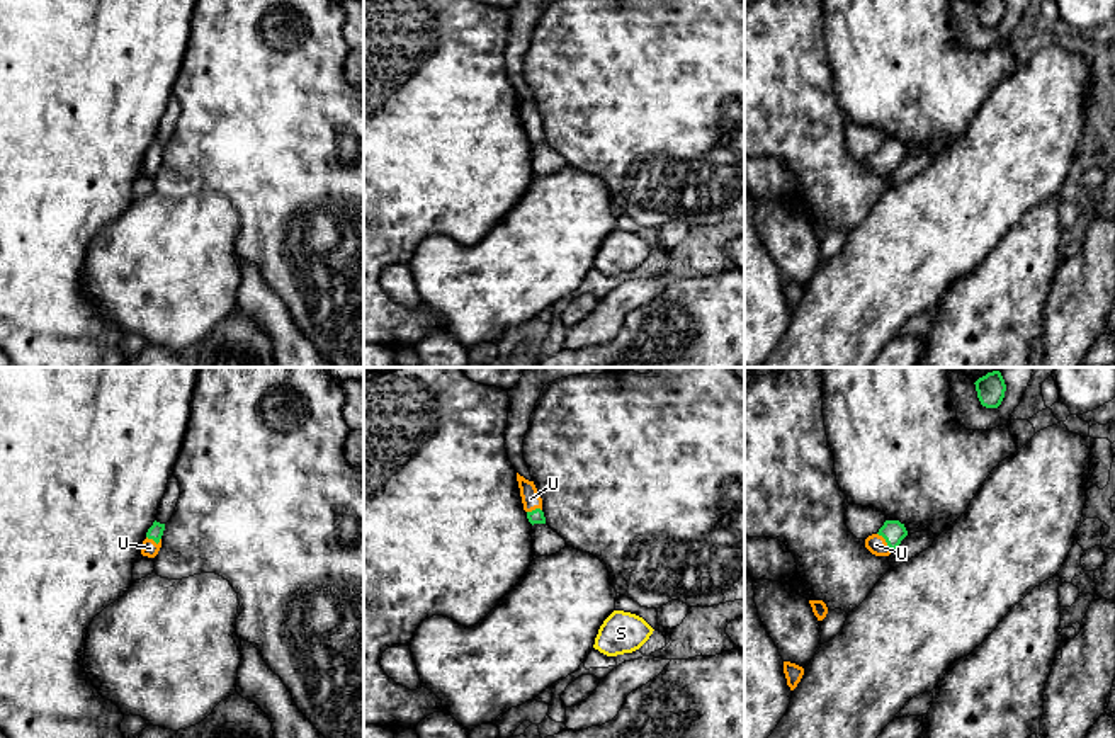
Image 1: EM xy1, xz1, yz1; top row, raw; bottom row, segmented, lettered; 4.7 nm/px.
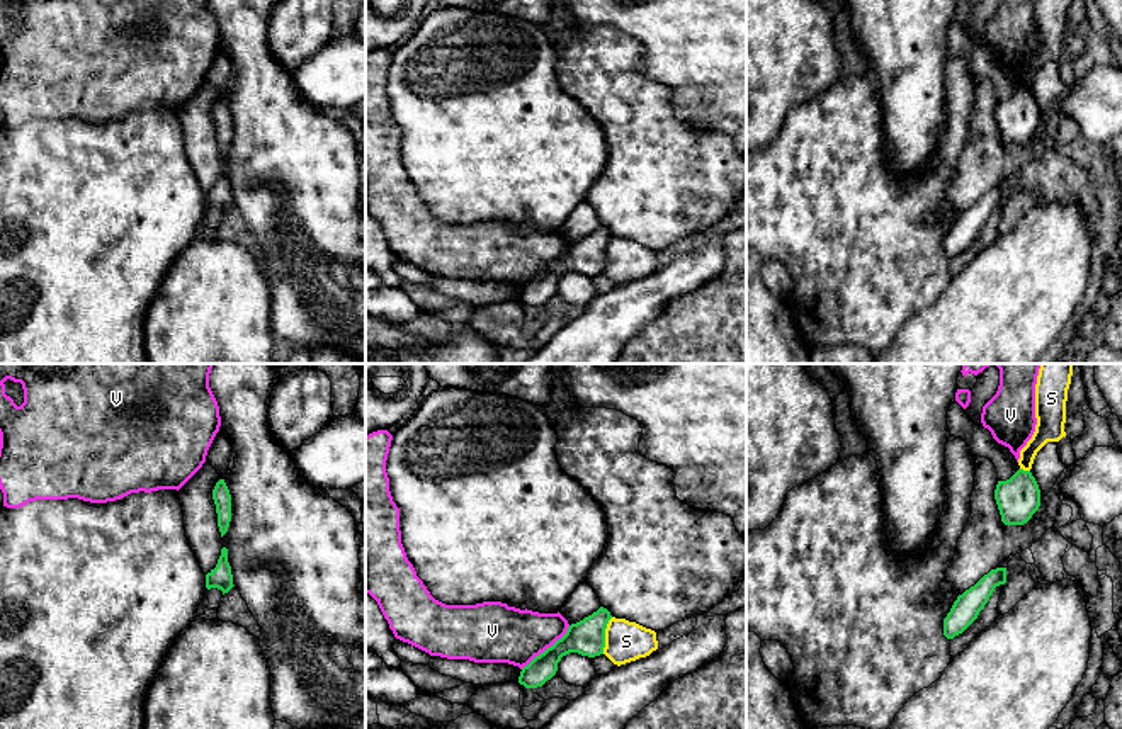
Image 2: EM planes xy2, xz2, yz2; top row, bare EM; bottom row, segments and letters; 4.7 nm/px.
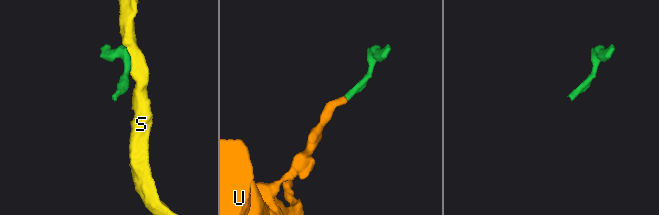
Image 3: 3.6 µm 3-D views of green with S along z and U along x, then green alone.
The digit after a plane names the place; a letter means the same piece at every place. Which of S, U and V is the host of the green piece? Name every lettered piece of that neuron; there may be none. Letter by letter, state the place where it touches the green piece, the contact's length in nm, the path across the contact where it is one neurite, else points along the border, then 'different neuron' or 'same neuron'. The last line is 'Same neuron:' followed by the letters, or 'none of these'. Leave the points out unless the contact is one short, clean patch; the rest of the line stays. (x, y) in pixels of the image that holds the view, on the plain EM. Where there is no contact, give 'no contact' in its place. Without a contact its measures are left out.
S: meets green in xz2 at (604, 255); contact 180 nm long; border along xz2 (612, 237), (606, 247), (602, 272); different neuron
U: meets green in yz1 at (886, 160); contact 120 nm long; different neuron
V: meets green in xz2 at (548, 267); contact 320 nm long; border along xz2 (570, 245), (521, 288); different neuron
Same neuron: none of these

